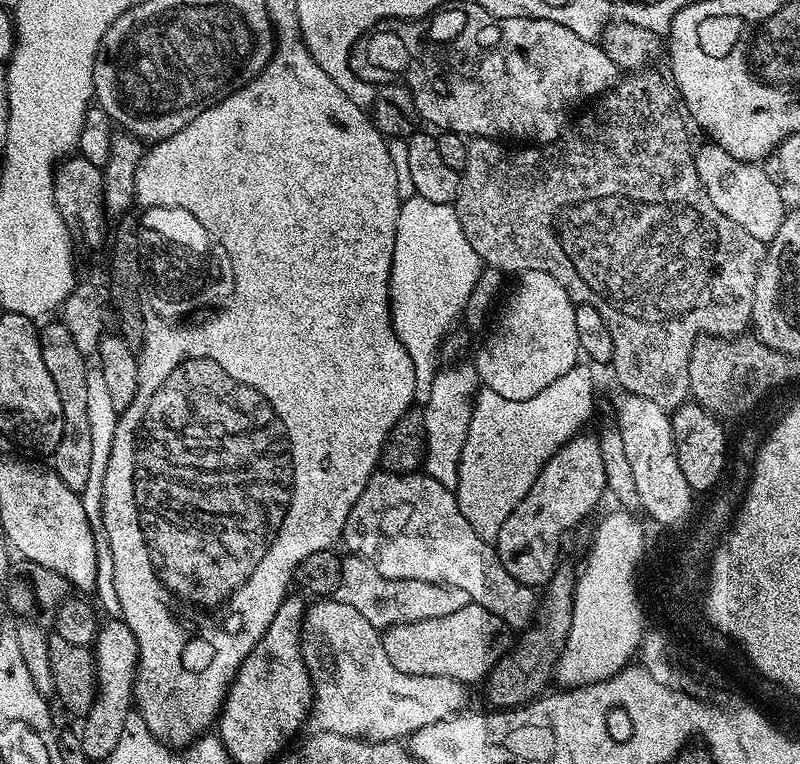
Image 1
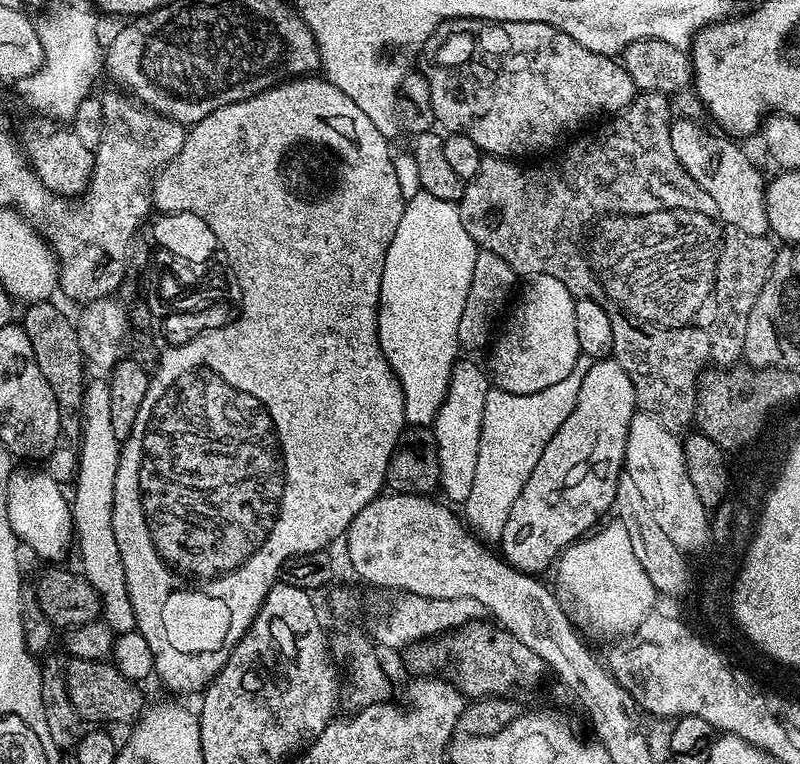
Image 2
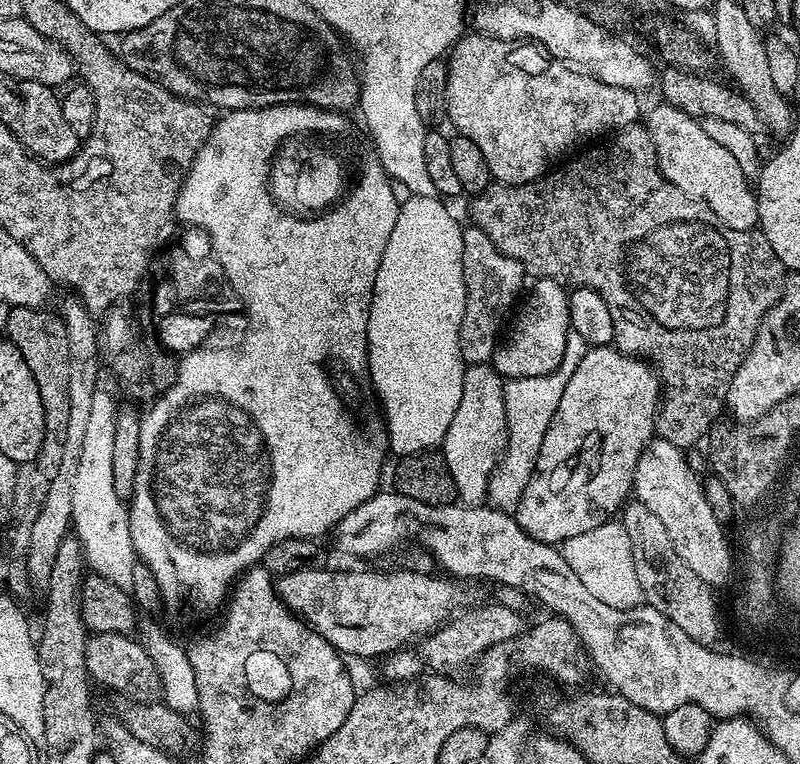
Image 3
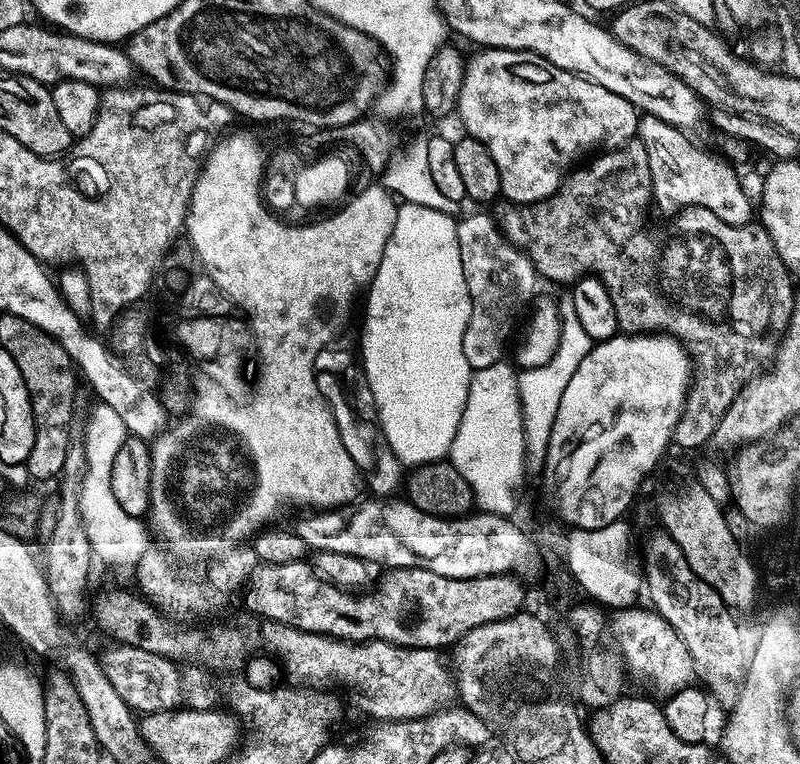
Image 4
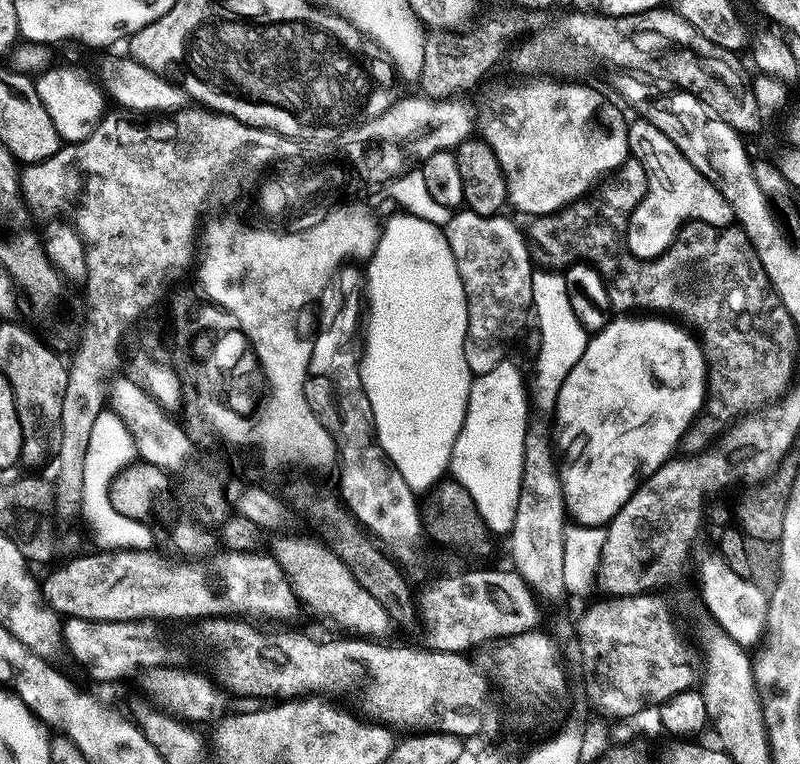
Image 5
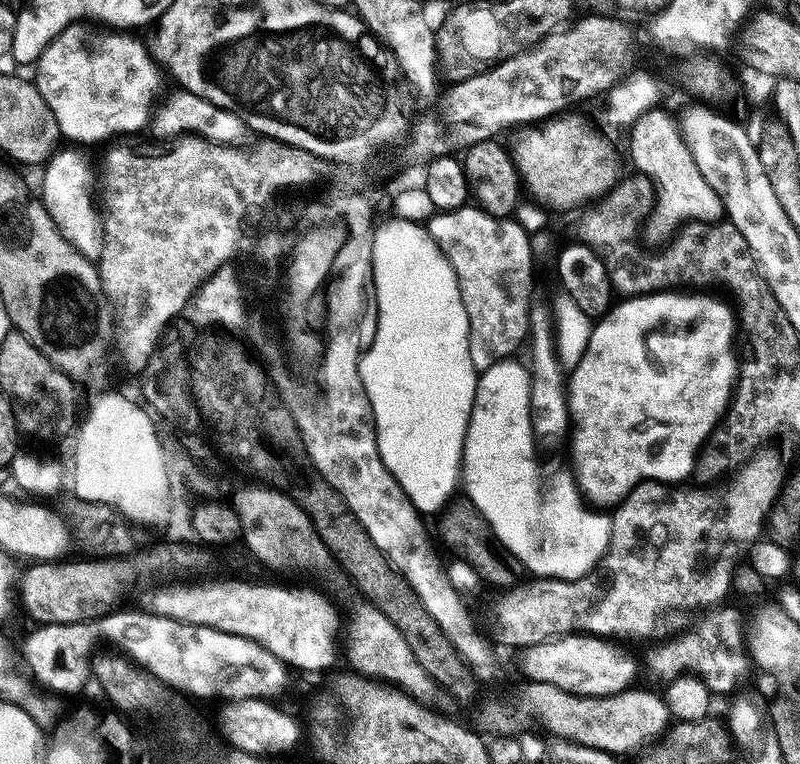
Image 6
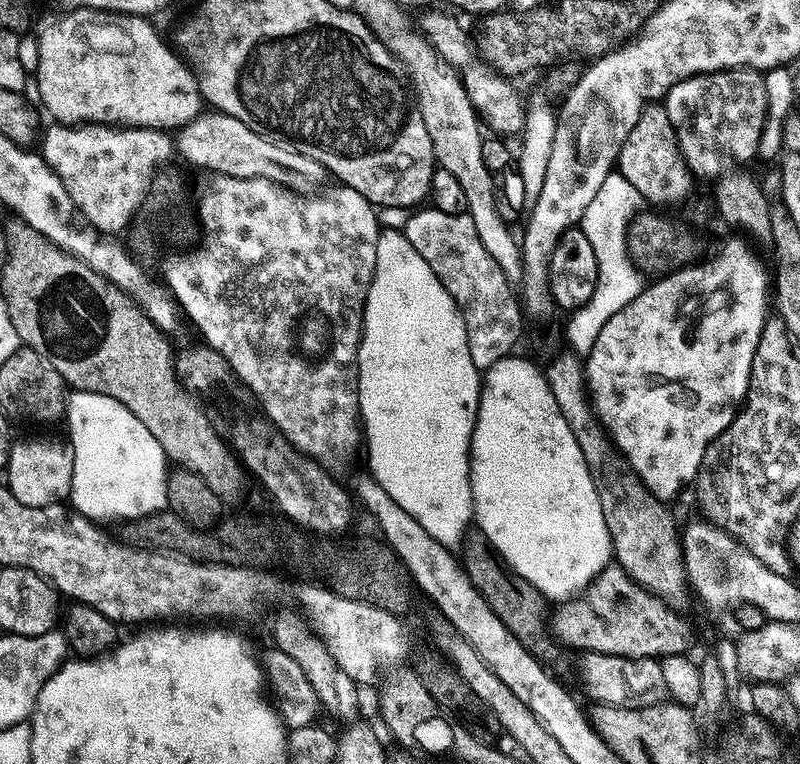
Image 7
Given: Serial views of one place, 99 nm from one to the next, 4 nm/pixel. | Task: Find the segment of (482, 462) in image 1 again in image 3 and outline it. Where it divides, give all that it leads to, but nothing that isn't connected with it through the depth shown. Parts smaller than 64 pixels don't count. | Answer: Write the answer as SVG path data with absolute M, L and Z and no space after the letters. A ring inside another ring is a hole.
M569 331L566 354L562 354L562 362L553 372L538 378L504 381L508 444L504 447L504 455L500 457L500 462L492 471L488 483L488 500L491 507L511 513L520 505L520 499L526 490L526 482L530 482L532 472L536 468L538 450L542 450L542 438L546 438L546 430L554 418L554 410L558 410L562 390L566 390L566 382L570 382L570 374L574 374L578 362L582 362L589 347L585 340L578 338L576 332Z

